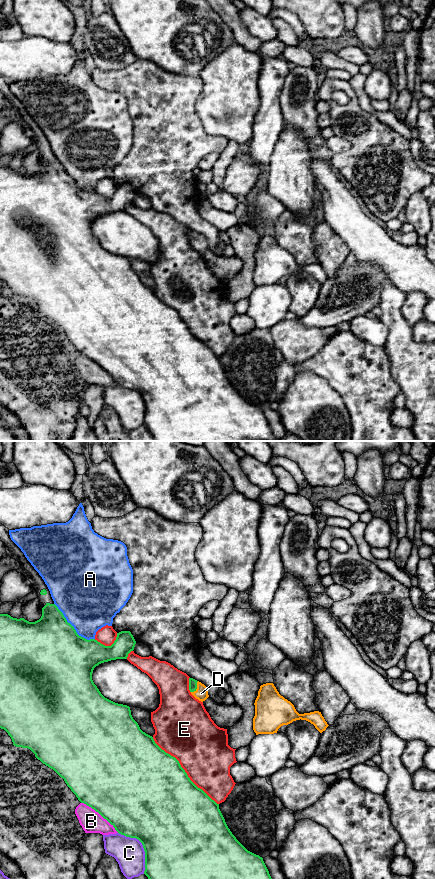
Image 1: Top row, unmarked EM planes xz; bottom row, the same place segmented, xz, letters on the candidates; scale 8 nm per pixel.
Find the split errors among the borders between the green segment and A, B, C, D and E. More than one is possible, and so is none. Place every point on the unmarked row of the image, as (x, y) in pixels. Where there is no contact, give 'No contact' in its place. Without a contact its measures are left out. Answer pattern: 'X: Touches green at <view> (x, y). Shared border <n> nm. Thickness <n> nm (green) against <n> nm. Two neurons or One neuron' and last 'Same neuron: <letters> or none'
A: Touches green at xz (73, 179). Shared border 440 nm. Thickness 500 nm (green) against 460 nm. Two neurons
B: Touches green at xz (100, 366). Shared border 380 nm. Thickness 500 nm (green) against 180 nm. Two neurons
C: Touches green at xz (143, 399). Shared border 400 nm. Thickness 500 nm (green) against 240 nm. Two neurons
D: Touches green at xz (196, 239). Shared border 110 nm. Thickness 60 nm (green) against 110 nm. One neuron
E: Touches green at xz (184, 322). Shared border 750 nm. Thickness 500 nm (green) against 440 nm. Two neurons
Same neuron: D

